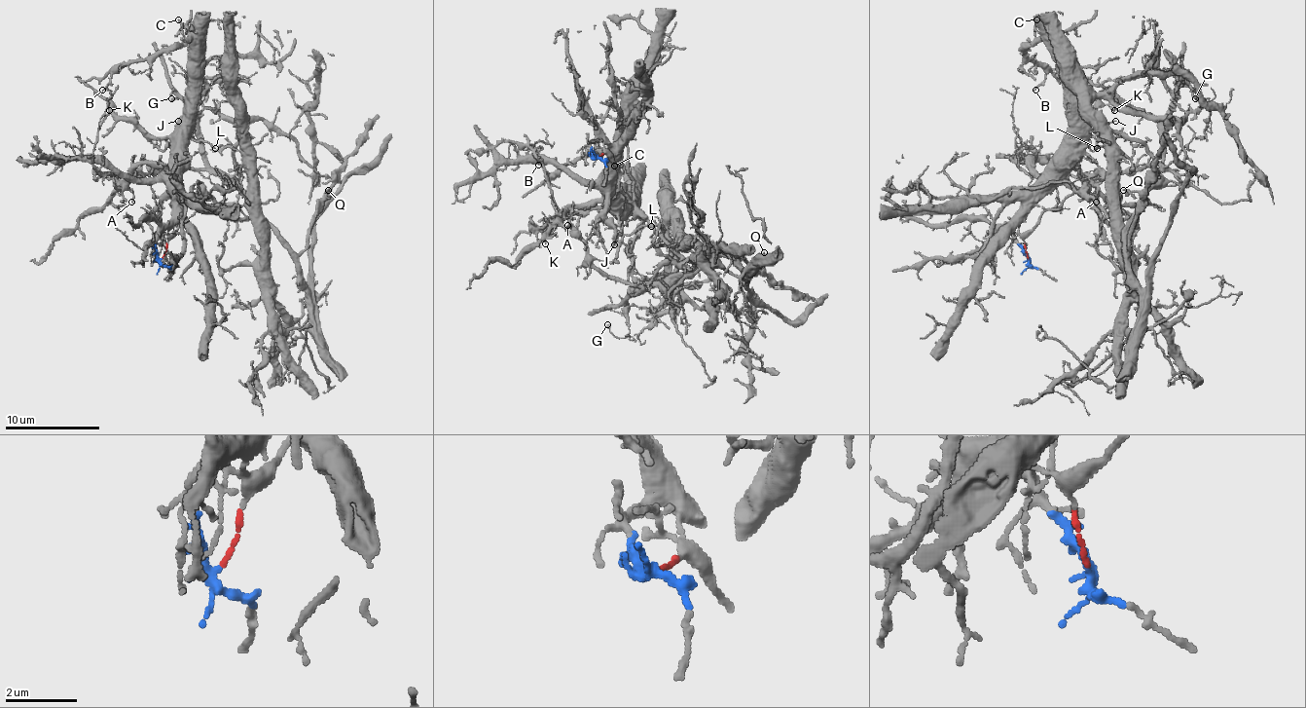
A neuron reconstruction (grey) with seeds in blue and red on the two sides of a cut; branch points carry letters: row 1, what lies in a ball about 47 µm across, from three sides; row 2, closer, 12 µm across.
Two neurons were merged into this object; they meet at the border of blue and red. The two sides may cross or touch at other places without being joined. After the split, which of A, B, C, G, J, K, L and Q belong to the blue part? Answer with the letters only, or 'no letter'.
B, C, J, K, L

